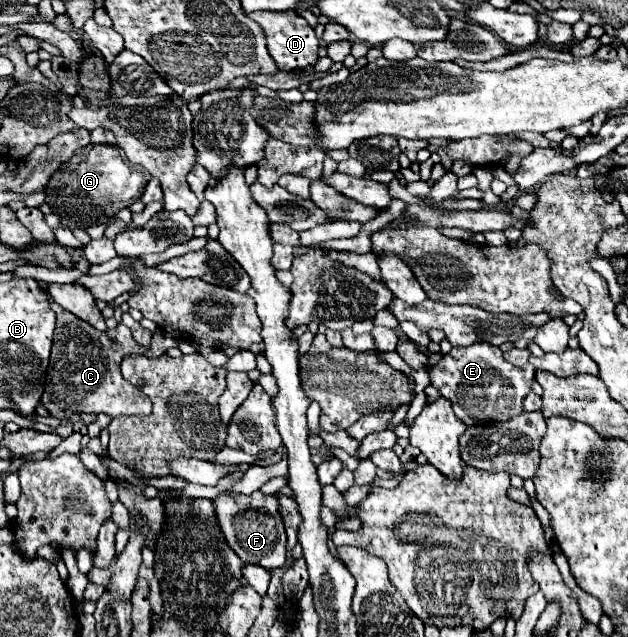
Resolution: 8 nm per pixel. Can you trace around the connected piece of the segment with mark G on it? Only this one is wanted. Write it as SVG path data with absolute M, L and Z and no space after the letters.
M88 145L76 151L68 163L62 163L62 167L52 173L44 193L50 199L46 203L52 207L52 213L58 215L68 229L86 229L92 225L102 225L120 209L140 199L146 183L146 171L124 163L122 151L118 147Z

